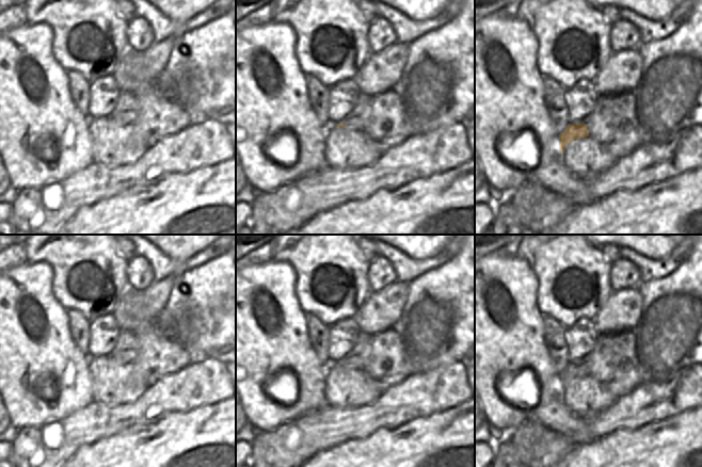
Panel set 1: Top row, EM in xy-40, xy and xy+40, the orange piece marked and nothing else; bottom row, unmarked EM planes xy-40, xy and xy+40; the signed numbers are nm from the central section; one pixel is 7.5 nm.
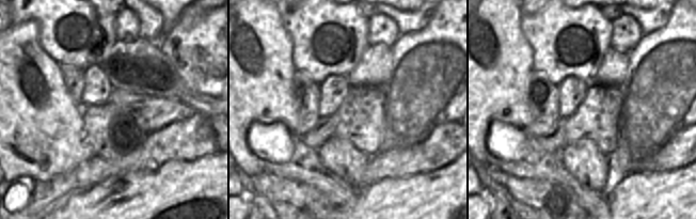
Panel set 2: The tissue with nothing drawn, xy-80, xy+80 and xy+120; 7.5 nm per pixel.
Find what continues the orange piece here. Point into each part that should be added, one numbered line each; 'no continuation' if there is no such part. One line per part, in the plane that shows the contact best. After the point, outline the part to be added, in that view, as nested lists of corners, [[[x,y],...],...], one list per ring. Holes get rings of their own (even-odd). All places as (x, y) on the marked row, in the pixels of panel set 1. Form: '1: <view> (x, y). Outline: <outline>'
no continuation.

